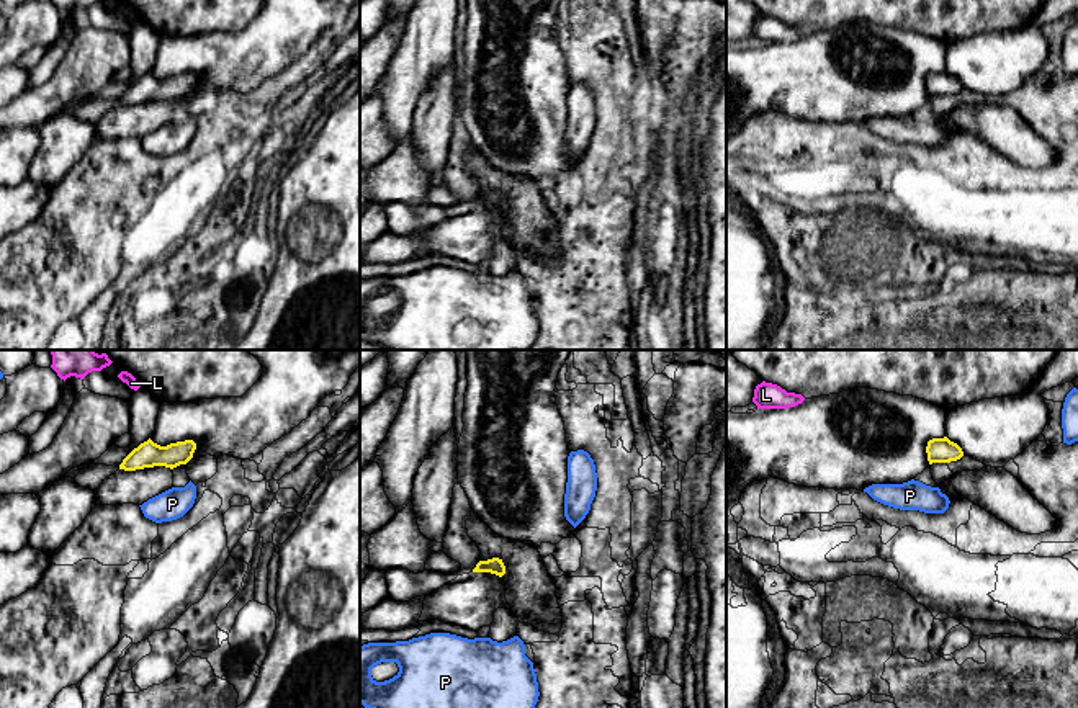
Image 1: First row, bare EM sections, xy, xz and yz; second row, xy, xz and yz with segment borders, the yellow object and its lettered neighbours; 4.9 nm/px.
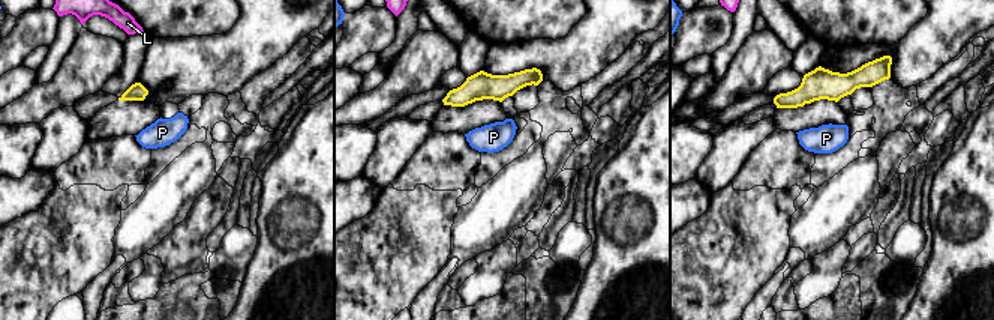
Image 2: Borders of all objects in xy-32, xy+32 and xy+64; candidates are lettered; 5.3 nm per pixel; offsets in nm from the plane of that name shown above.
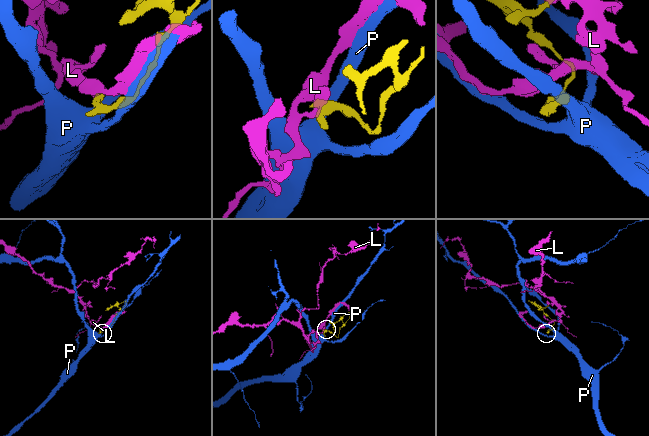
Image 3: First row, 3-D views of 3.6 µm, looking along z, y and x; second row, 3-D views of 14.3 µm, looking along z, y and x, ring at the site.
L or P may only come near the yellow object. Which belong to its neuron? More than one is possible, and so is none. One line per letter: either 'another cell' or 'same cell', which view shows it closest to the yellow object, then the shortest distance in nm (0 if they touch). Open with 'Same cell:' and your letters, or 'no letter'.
Same cell: no letter
L: another cell | xy | 240 nm
P: another cell | xy | 90 nm

